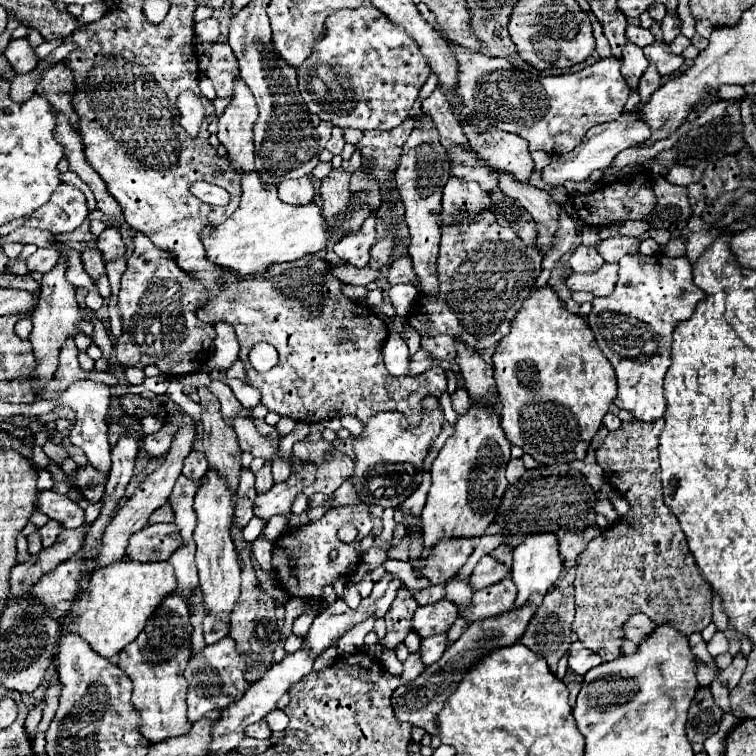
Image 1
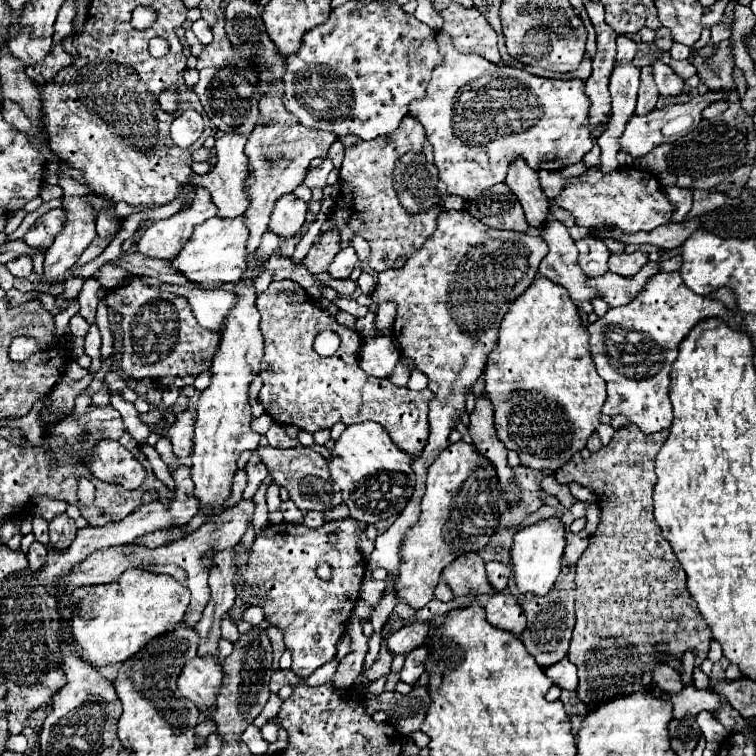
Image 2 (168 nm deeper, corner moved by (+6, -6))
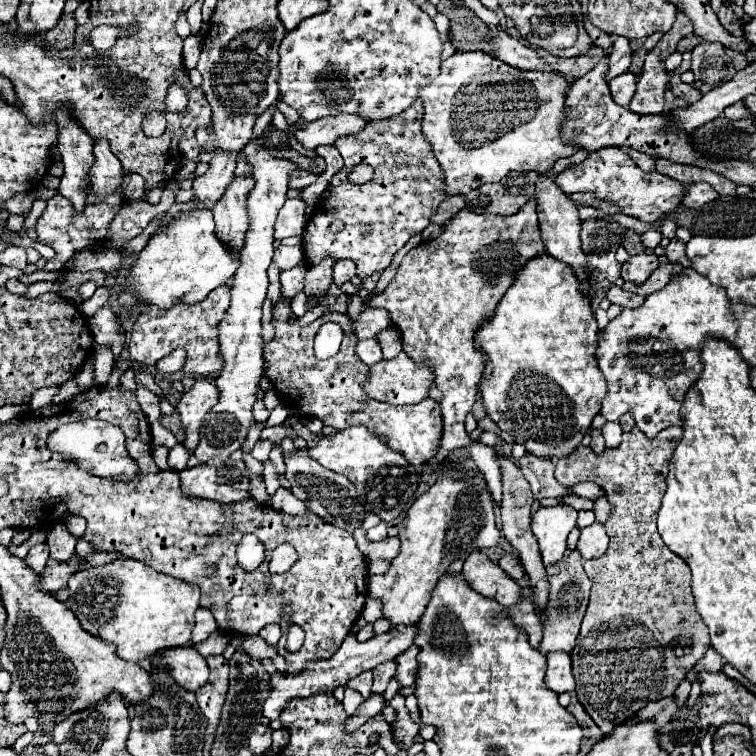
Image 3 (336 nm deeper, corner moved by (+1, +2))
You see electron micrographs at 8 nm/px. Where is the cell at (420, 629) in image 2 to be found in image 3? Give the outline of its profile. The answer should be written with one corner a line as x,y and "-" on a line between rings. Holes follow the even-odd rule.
407,625
407,629
389,629
387,633
375,635
373,639
369,639
365,643
359,643
357,635
349,633
349,637
343,641
343,645
337,649
337,653
331,659
309,661
307,667
297,675
275,673
271,677
271,695
263,703
263,715
269,717
271,721
276,720
279,718
281,709
293,697
309,697
309,695
315,695
319,691
327,691
327,689
335,689
337,685
345,685
347,679
351,679
351,677
355,677
367,669
375,669
383,661
399,657
399,653
403,653
403,649
409,649
413,645
415,637
417,637
417,629
411,629
411,625

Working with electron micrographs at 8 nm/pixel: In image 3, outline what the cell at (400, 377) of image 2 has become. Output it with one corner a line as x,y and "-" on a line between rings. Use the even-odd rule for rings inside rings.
401,351
397,357
371,367
371,375
365,381
365,393
393,405
419,403
429,395
427,389
433,379
429,365
417,365

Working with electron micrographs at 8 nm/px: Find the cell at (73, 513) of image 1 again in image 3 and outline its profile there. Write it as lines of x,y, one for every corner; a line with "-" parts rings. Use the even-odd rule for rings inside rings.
57,521
47,529
47,545
51,549
51,559
55,561
69,561
69,557
75,553
77,541
79,537
71,535
63,521

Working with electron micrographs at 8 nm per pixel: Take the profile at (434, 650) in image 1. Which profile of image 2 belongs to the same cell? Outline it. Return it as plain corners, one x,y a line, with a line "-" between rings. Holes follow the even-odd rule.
418,647
406,655
406,663
400,671
400,681
412,685
418,681
418,677
424,673
424,661
428,657
428,651
424,647

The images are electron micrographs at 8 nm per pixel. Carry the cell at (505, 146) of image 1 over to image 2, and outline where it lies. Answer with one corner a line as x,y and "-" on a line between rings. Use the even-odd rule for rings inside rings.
514,161
514,165
510,165
506,183
522,203
528,225
534,229
544,227
548,223
550,205
546,193
540,187
536,171
530,169
526,161

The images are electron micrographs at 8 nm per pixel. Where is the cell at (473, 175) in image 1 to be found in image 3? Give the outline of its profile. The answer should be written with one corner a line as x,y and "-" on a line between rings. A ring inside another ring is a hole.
457,51
453,53
449,59
443,61
441,65
441,75
427,87
423,87
419,91
419,97
423,101
423,107
425,107
425,113
423,113
423,133
425,137
429,139
431,147
433,147
433,153
439,161
439,165
443,167
443,175
445,175
445,191
449,195
467,195
471,193
473,189
477,189
479,185
483,183
495,183
499,179
503,179
509,171
537,171
537,173
549,173
553,163
561,157
571,157
575,151
577,151
577,145
571,145
571,143
565,143
563,141
563,123
567,121
565,117
565,97
567,97
567,91
569,91
569,85
571,81
567,77
563,77
561,73
555,73
555,71
547,71
547,73
539,73
539,71
521,71
521,69
511,69
511,65
503,63
501,59
485,53
485,51

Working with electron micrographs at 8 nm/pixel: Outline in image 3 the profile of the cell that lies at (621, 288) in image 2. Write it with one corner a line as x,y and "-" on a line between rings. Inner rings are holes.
665,263
665,265
659,265
659,269
655,269
655,273
651,273
651,277
643,285
629,285
629,281
625,281
621,288
625,289
625,291
631,291
635,295
647,297
647,295
663,289
669,283
669,279
673,275
677,275
677,273
681,273
681,265

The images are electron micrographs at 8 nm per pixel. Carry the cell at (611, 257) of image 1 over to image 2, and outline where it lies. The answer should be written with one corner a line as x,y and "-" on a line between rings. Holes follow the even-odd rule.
636,251
636,253
614,253
610,255
608,267
612,273
622,275
622,277
634,277
642,265
648,261
648,253

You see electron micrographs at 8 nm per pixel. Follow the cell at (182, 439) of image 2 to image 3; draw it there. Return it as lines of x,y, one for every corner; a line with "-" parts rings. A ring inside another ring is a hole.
197,377
191,391
183,393
177,411
181,415
181,427
185,431
183,445
187,447
189,453
193,453
195,445
199,445
201,423
217,399
219,399
219,391
215,389
213,377

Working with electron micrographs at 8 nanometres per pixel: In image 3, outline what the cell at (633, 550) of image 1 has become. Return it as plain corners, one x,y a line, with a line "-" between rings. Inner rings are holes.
633,427
629,433
623,433
623,441
615,449
605,449
597,455
591,447
579,445
571,455
555,461
555,477
561,485
573,487
581,481
593,481
605,491
613,507
605,523
609,535
607,551
593,561
585,561
585,573
593,581
593,587
577,645
571,651
577,697
591,719
601,727
603,735
611,733
615,725
631,719
649,701
673,695
685,673
691,671
711,647
707,625
693,603
689,565
663,543
657,531
657,511
665,493
667,465
681,435
681,427
667,427
657,437
649,439
641,429

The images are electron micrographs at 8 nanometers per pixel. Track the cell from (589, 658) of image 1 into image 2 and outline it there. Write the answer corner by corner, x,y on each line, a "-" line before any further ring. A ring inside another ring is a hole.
562,659
558,663
554,663
552,667
544,669
544,673
554,681
554,685
558,685
560,689
568,689
574,691
578,687
578,675
576,675
576,667
568,661

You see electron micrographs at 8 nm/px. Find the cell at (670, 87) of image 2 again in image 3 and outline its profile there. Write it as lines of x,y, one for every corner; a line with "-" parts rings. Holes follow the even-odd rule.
669,73
669,87
671,87
671,91
677,95
677,97
681,97
681,99
685,99
687,103
693,103
701,93
693,87
693,85
689,85
689,83
683,83
681,81
681,77
679,77
679,73

